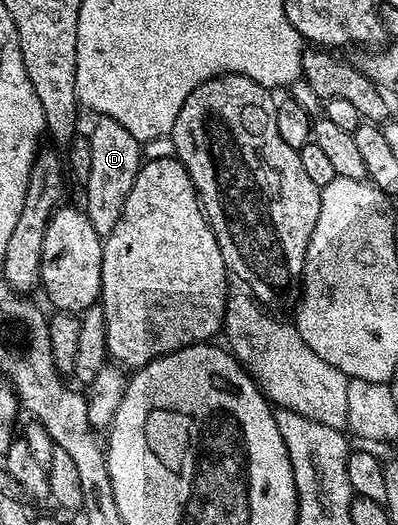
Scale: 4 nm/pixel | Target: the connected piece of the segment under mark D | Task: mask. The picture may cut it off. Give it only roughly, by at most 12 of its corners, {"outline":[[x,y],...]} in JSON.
{"outline":[[102,116],[88,134],[83,208],[104,239],[143,163],[140,142]]}

